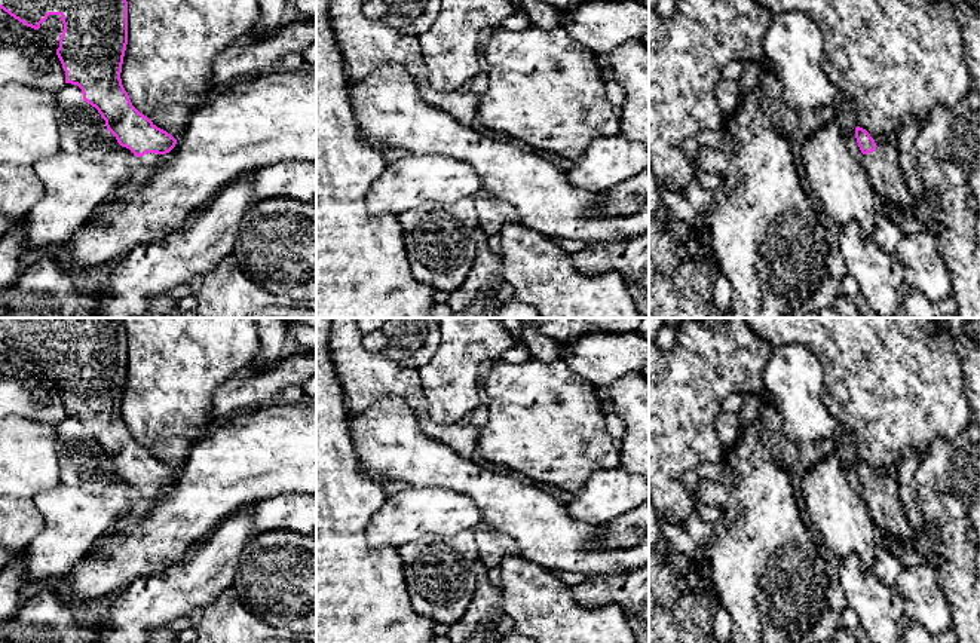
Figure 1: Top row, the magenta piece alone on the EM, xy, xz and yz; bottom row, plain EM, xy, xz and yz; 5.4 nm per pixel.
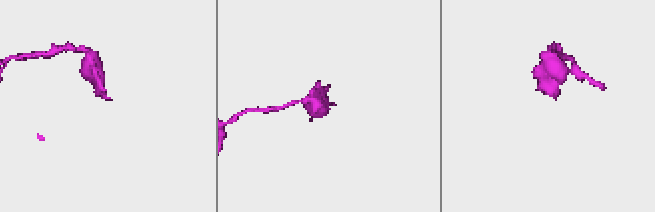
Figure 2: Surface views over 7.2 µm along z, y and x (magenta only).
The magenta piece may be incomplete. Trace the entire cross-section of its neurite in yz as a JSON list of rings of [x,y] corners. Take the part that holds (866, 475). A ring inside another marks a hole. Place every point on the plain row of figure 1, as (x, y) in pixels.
[[[857,459],[855,471],[863,486],[860,495],[878,530],[903,545],[910,545],[915,530],[909,526],[901,508],[897,469],[878,478],[866,462]]]

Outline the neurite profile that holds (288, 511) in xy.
[[[282,493],[245,508],[254,521],[254,538],[273,530],[316,536],[316,497]]]

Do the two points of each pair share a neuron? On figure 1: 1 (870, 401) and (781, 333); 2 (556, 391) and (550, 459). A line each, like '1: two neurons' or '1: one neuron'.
1: one neuron
2: one neuron

